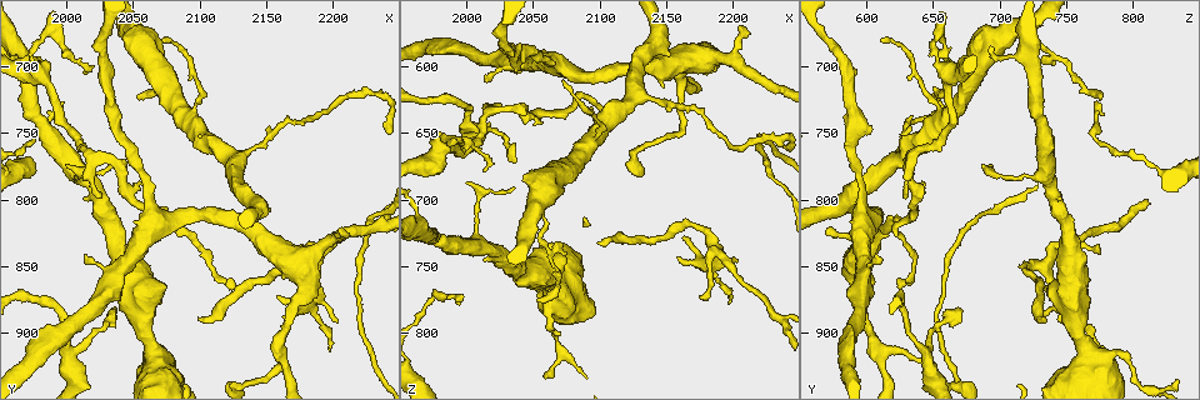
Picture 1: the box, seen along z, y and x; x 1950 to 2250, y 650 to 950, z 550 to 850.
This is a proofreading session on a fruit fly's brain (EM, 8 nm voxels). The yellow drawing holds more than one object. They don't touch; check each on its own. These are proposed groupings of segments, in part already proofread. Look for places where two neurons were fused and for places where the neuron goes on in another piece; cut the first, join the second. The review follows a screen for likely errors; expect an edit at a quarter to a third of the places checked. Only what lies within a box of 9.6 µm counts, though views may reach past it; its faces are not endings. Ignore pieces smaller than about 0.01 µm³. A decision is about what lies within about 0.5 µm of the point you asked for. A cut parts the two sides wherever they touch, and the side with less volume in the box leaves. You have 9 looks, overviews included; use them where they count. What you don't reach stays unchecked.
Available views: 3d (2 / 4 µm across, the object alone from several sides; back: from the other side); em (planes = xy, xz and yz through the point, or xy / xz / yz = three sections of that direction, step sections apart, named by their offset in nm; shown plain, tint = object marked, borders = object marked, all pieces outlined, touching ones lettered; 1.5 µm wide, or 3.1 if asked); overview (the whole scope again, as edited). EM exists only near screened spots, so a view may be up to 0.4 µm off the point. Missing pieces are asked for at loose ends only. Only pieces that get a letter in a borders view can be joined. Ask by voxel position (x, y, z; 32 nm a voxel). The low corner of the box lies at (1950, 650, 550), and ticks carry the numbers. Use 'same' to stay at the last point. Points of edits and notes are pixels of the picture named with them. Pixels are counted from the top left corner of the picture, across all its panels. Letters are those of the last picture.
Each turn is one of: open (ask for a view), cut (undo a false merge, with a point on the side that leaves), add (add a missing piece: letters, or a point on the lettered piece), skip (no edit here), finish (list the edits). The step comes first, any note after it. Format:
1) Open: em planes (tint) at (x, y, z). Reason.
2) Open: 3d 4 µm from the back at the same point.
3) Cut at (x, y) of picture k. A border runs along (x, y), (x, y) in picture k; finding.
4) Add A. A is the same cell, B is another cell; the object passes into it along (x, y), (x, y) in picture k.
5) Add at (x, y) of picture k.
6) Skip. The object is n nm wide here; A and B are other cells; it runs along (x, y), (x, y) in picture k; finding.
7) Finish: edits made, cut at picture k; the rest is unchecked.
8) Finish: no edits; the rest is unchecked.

Open: em yz step 4 (tint) at (2162, 912, 610). Three-way junction.

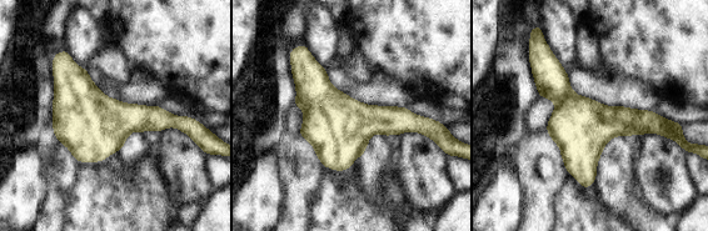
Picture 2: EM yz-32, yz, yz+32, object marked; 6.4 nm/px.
Open: em planes (borders) at the same point. Another direction.

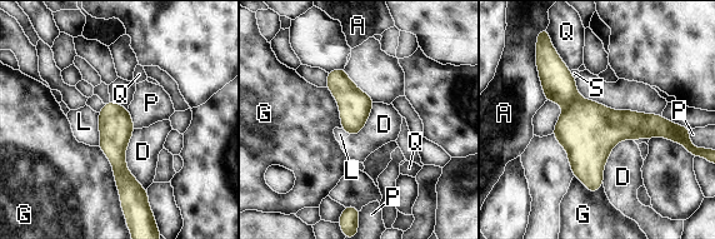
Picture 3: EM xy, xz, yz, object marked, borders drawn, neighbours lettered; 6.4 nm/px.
Skip. The longest contact is with G, 420 nm; A, D, G, L, P, Q and S are other cells; it runs along (109, 105), (130, 193) in picture 3; all the same neuron.

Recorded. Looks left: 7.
Open: 3d 4 µm at (2098, 888, 732). Branch stops here.

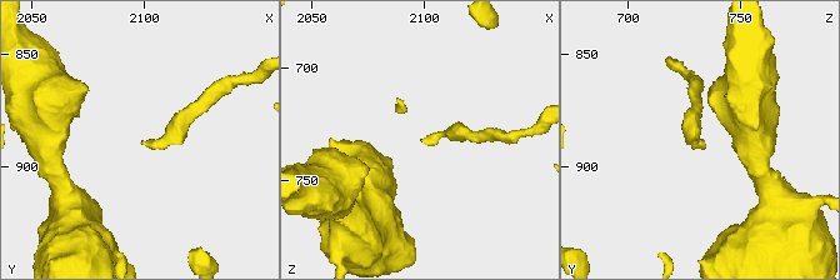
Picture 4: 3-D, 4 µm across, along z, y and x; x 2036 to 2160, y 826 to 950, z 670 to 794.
Open: em planes (borders) at (2098, 890, 731).

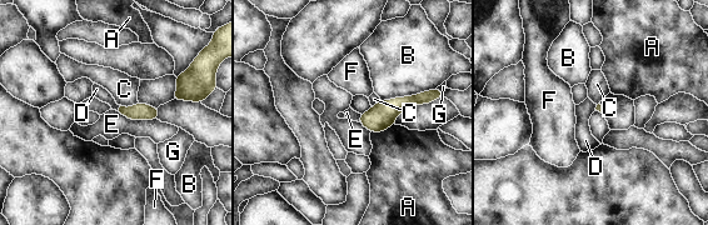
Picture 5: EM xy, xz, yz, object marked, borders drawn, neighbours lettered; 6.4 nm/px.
Skip. A, B, C, D, E, F and G are other cells; a border runs along (372, 106), (360, 114) in picture 5; no lettered piece goes on from it.

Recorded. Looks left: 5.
Open: em yz step 4 (plain) at (2036, 882, 670). Thin end.

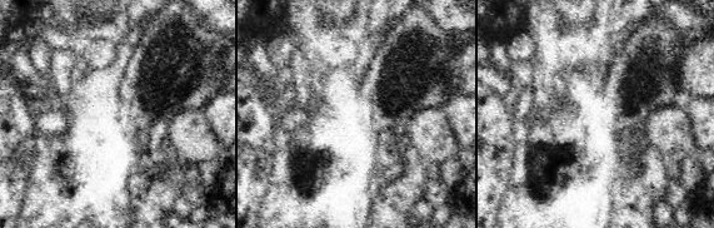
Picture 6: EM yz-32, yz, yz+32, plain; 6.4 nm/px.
Open: em yz step 4 (borders) at the same point. See the neighbours.

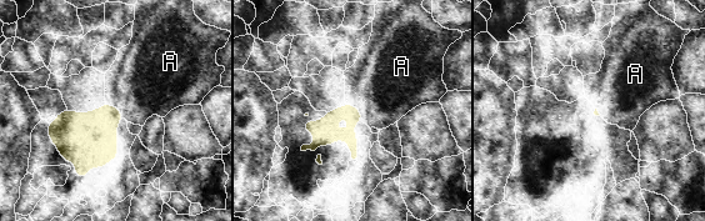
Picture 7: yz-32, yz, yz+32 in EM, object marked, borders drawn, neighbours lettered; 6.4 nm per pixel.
Skip. A is another cell; a border runs along (105, 101), (115, 106), (124, 117) in picture 7; no lettered piece goes on from it.

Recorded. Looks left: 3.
Open: em planes (borders) at (2036, 776, 690). Thin end.

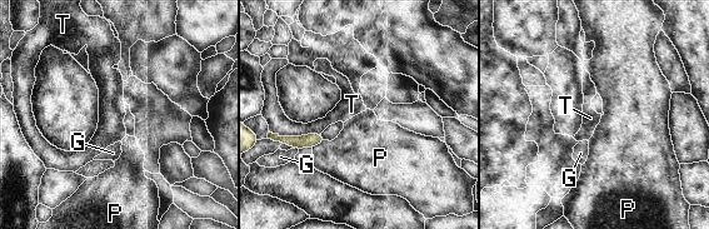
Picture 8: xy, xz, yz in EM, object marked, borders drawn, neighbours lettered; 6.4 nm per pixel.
Skip. G, P and T are other cells; no lettered piece goes on from it.

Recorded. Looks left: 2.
Finish: no edits; the rest is unchecked.

